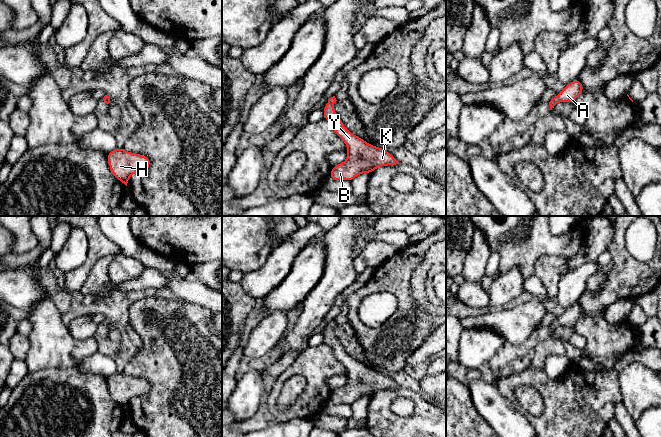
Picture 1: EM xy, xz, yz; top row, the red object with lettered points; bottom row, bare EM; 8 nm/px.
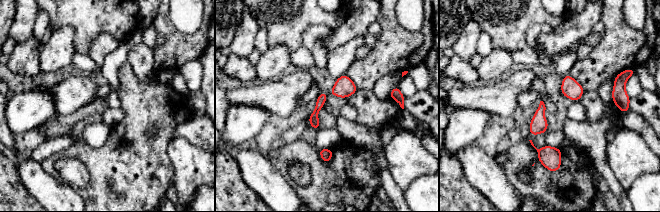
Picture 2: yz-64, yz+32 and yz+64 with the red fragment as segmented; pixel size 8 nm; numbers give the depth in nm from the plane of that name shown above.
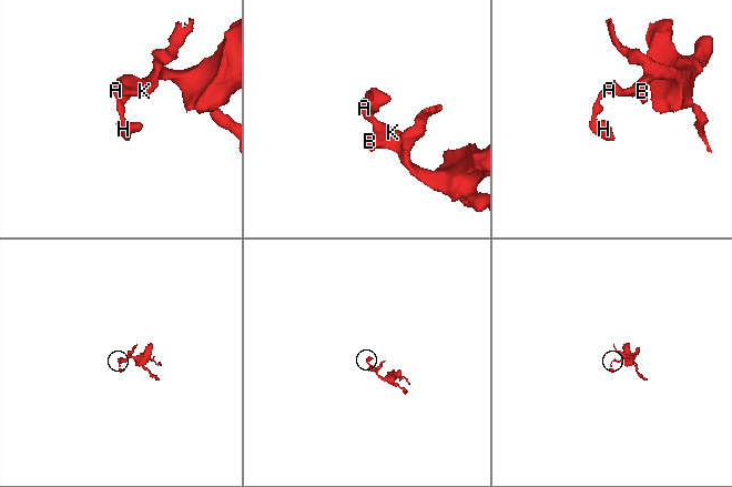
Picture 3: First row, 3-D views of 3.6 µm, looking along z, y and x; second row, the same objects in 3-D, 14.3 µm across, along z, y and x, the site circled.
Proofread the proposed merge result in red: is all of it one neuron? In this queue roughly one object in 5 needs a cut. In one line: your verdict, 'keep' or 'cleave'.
keep

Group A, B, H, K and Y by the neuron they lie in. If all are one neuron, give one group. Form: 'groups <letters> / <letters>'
groups A B H K Y

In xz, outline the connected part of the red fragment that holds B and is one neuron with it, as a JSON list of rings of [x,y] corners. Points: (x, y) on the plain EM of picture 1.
[[[335,320],[324,330],[324,343],[332,348],[333,354],[347,369],[345,386],[332,391],[329,401],[336,405],[352,405],[361,397],[372,397],[377,391],[396,389],[399,386],[386,374],[372,370],[346,353],[333,333]]]

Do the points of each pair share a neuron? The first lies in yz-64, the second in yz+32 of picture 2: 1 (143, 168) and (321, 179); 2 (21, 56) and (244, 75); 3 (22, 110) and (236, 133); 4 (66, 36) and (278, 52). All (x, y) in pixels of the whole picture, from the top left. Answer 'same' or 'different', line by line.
1: same
2: same
3: same
4: same

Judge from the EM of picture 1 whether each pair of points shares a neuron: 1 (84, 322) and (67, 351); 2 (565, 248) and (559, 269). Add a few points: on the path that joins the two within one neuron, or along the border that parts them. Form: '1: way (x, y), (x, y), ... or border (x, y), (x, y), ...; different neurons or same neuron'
1: border (66, 325), (77, 339), (93, 336); different neurons
2: border (539, 257), (544, 255), (560, 255), (567, 259); different neurons

